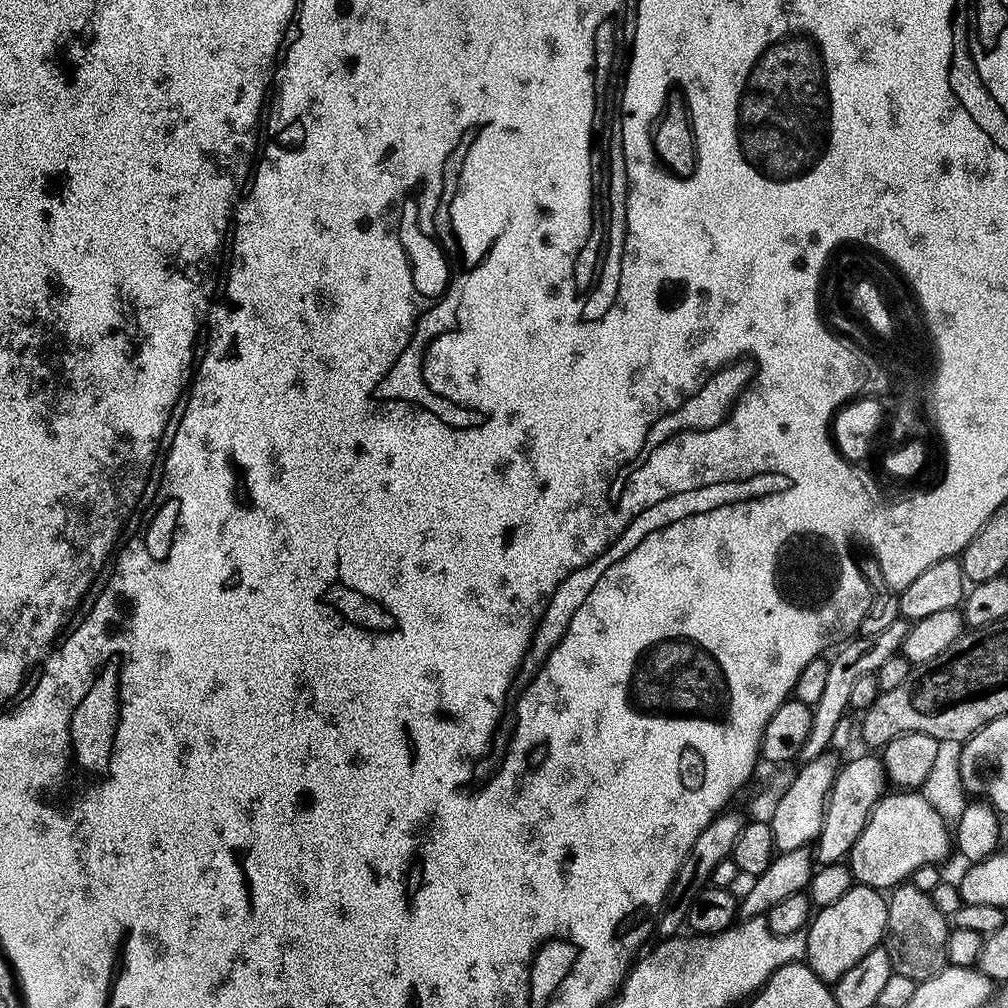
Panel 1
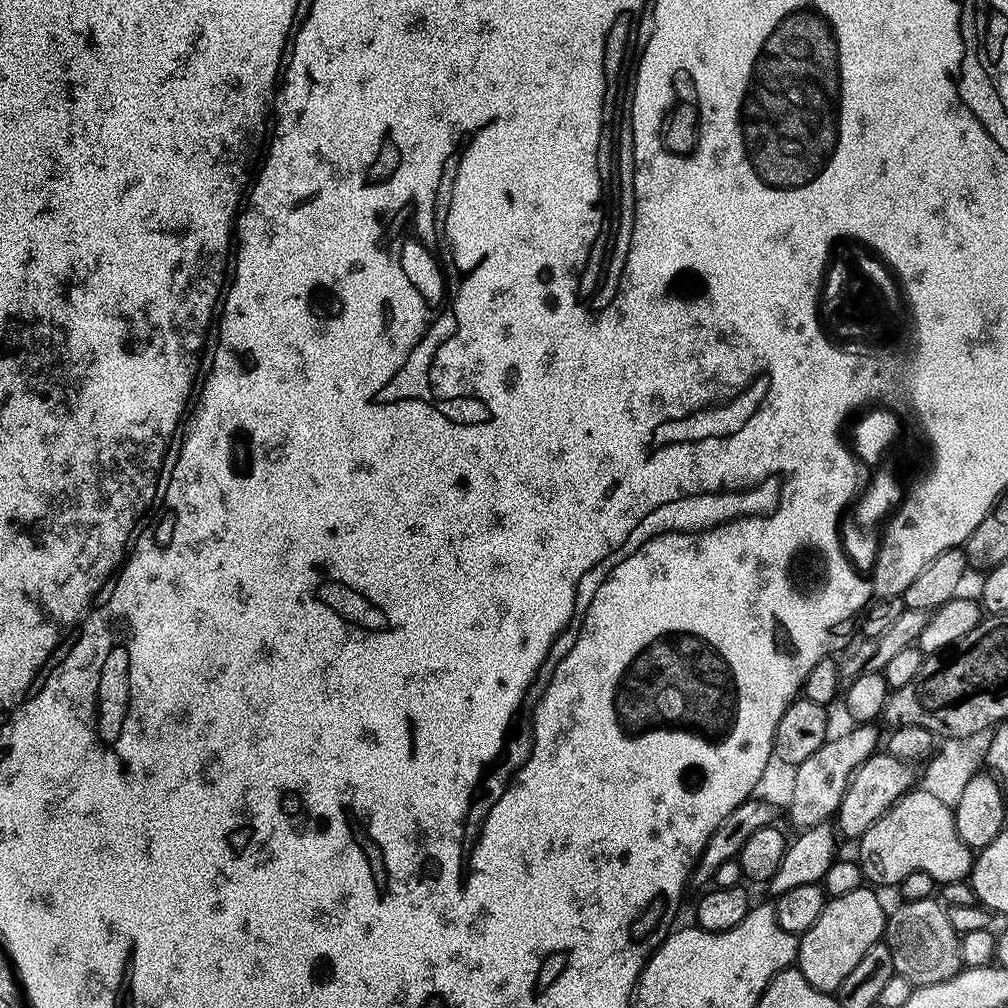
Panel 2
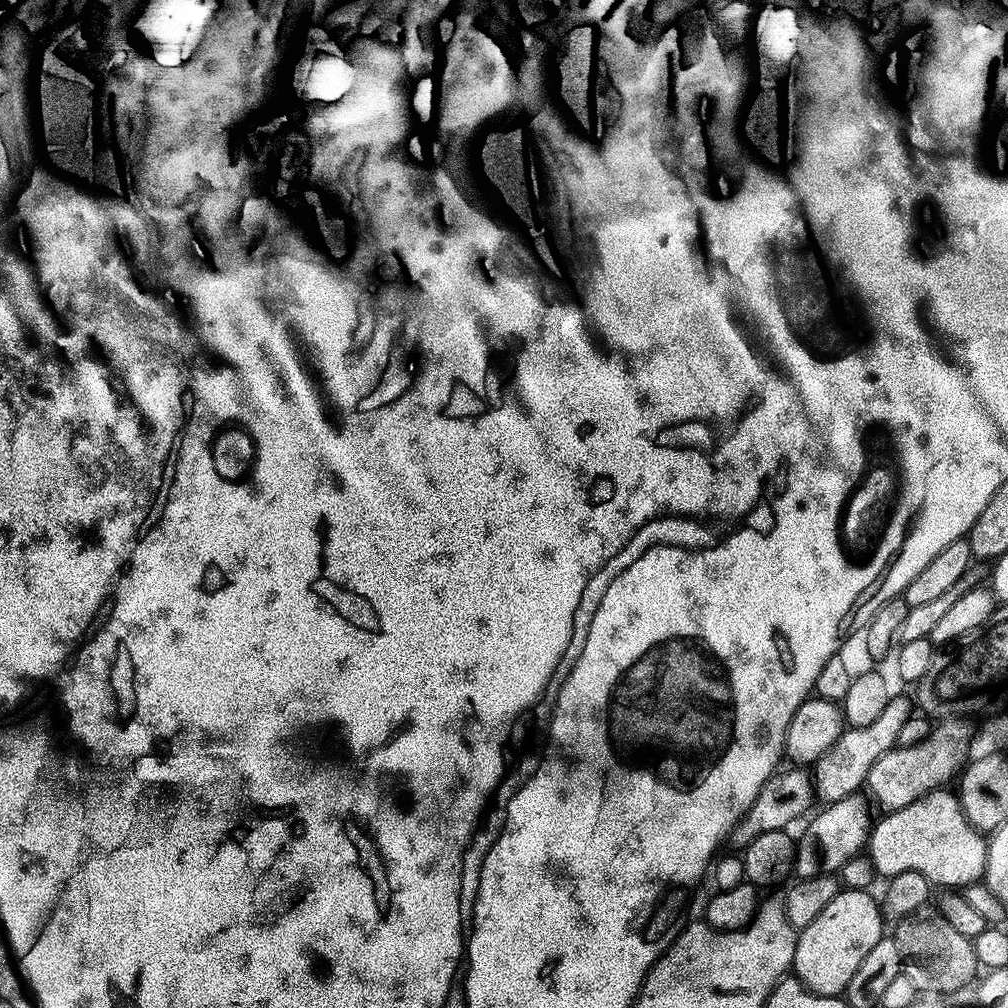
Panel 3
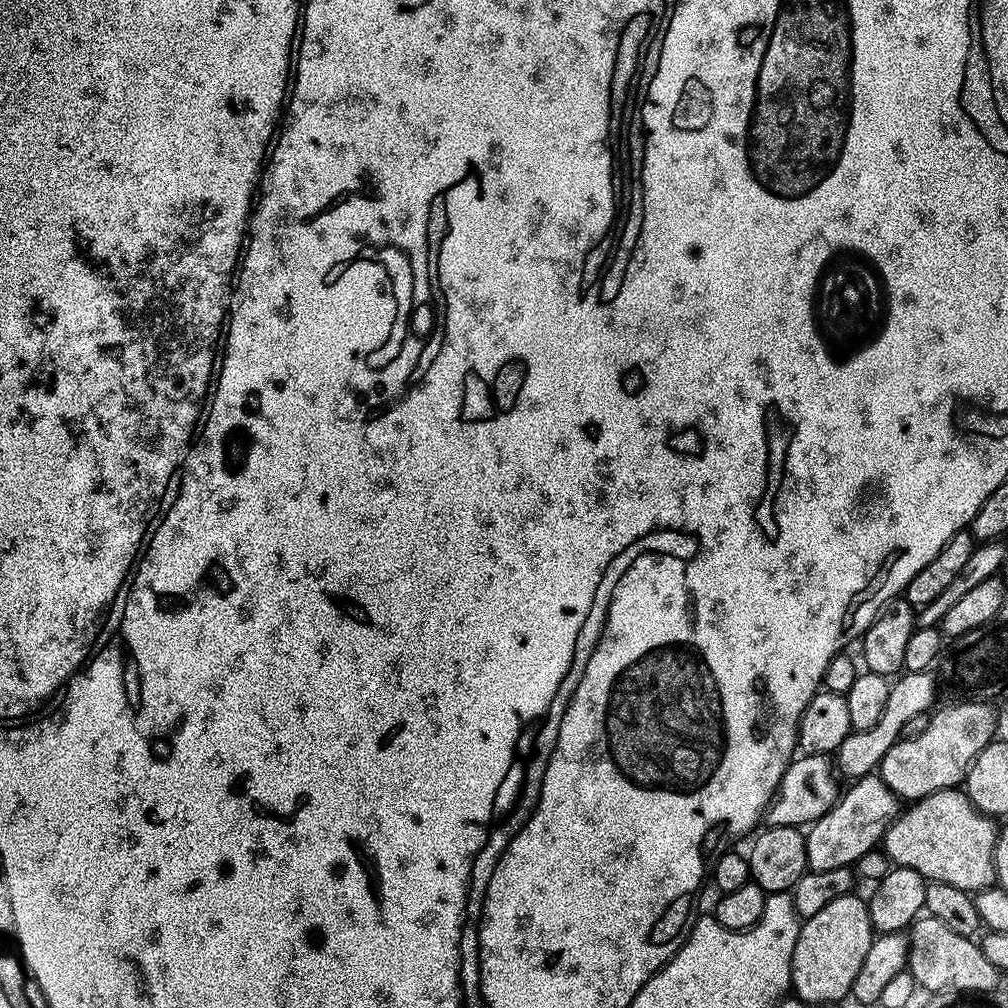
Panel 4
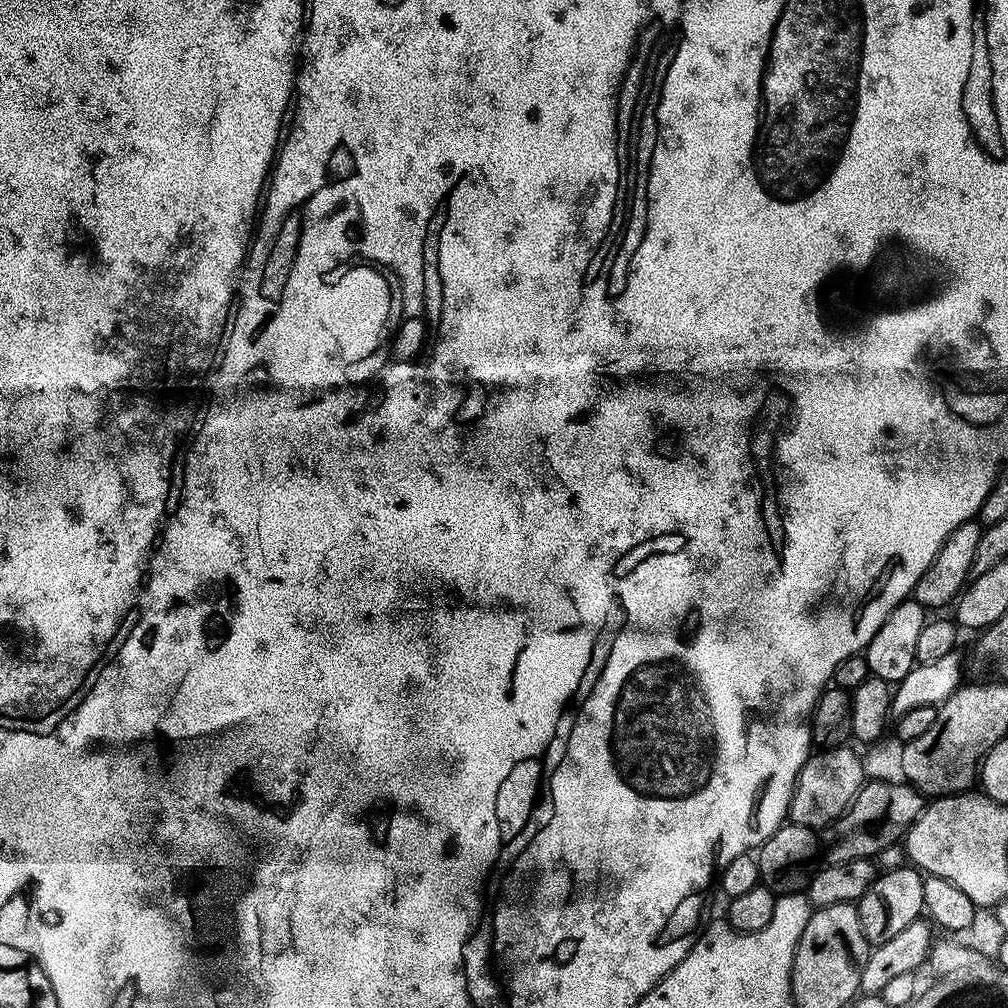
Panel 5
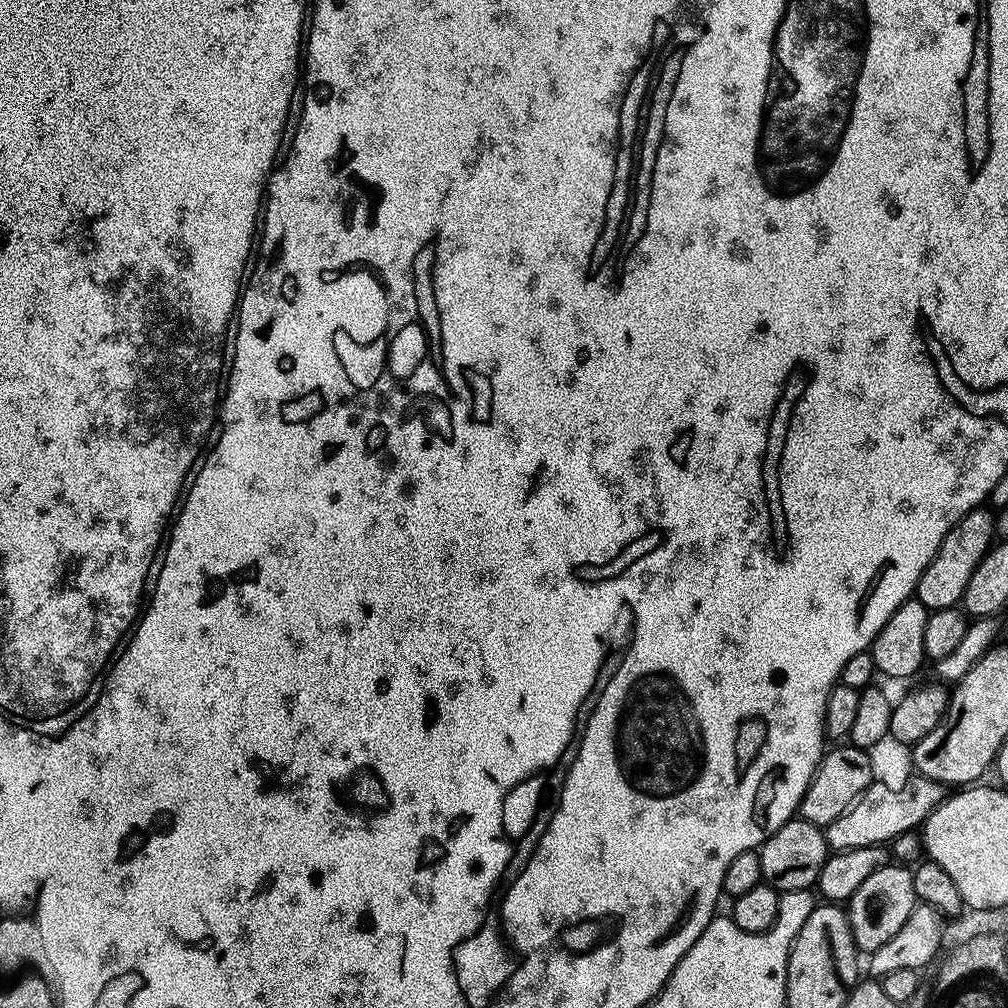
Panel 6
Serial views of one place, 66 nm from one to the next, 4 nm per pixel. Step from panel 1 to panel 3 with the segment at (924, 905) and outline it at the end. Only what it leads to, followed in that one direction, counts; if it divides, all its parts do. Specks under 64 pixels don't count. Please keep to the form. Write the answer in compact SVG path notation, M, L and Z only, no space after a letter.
M925 906L917 911L912 911L911 914L897 921L893 928L895 930L892 933L892 939L895 945L898 946L901 971L910 978L910 982L912 982L917 993L947 996L977 977L979 964L976 952L973 950L972 941L962 937L962 934L956 933L955 929L946 921L946 918L942 918L939 909Z

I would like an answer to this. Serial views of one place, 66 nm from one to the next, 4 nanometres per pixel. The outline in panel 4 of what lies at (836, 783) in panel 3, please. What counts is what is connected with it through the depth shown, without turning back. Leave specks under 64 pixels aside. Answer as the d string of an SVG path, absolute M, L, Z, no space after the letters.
M931 671L904 672L892 684L890 698L886 698L886 710L882 710L882 718L878 718L878 722L870 726L870 730L852 731L846 742L842 742L842 746L834 753L834 764L841 777L859 778L879 769L880 760L886 754L886 750L890 750L890 746L894 746L904 736L906 722L910 722L910 718L925 715L937 703L936 680L932 675Z

